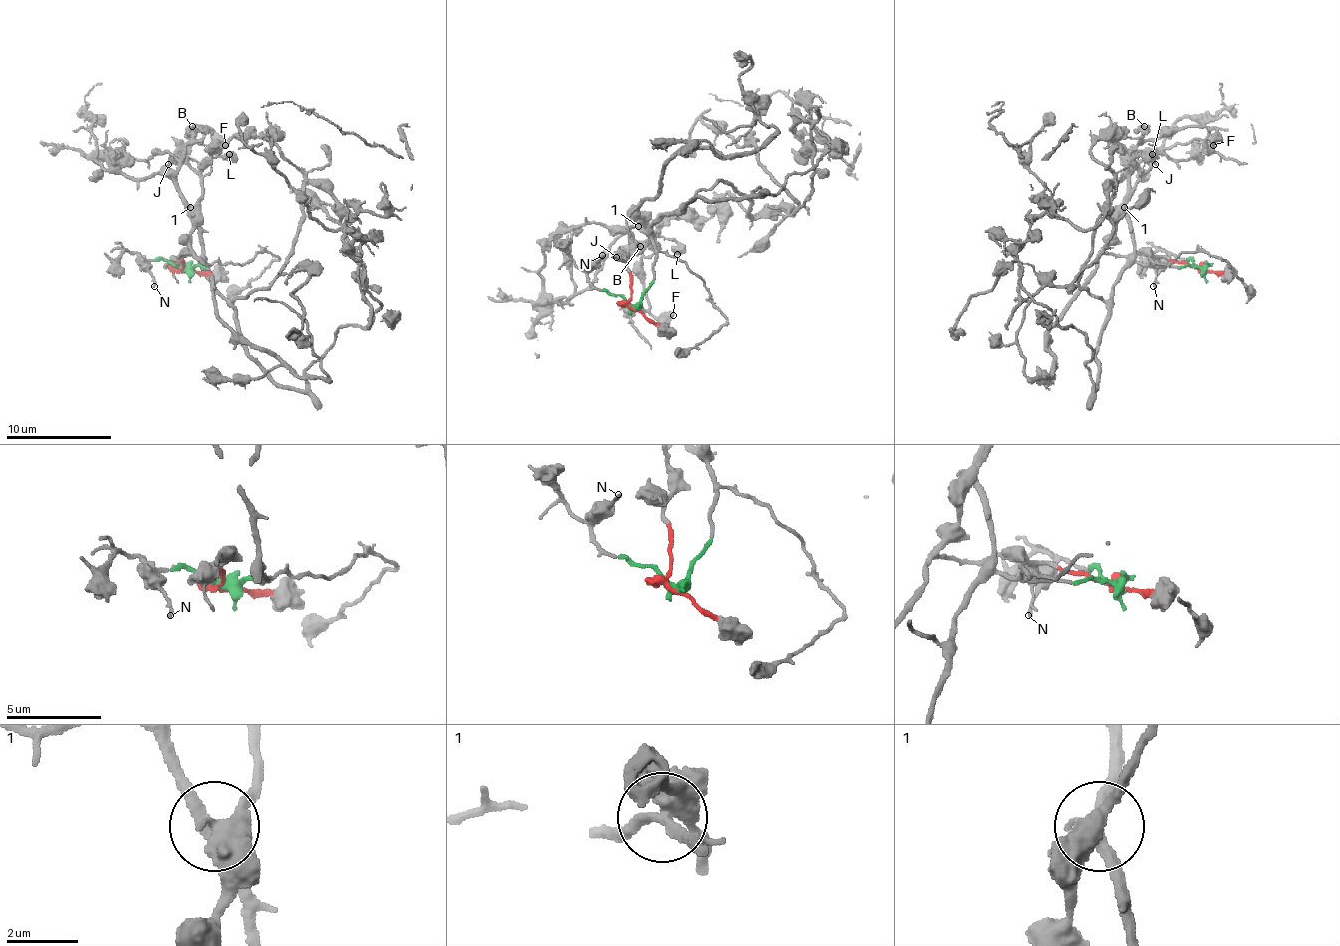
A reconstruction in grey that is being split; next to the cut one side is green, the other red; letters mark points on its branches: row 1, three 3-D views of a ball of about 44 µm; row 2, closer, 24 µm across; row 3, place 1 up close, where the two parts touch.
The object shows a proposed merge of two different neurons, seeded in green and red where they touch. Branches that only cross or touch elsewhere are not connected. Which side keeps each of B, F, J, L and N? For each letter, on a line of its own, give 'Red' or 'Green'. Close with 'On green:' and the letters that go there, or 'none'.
B: Green
F: Green
J: Red
L: Red
N: Green
On green: B, F, N

